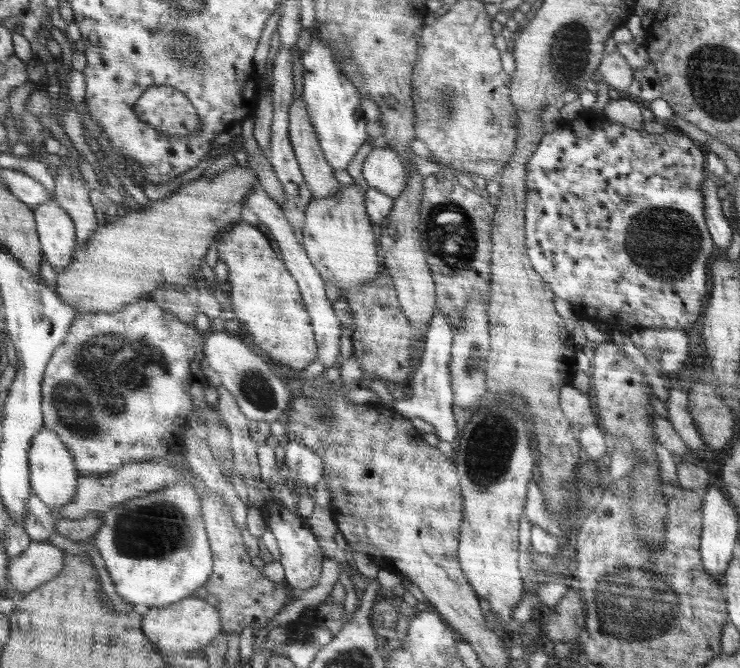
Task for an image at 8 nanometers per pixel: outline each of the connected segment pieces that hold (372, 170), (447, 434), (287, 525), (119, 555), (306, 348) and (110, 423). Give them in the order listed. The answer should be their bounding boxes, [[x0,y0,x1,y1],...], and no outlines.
[[362,147,409,200],[394,306,458,442],[262,487,324,591],[93,482,213,616],[216,221,320,370],[43,298,208,476]]

